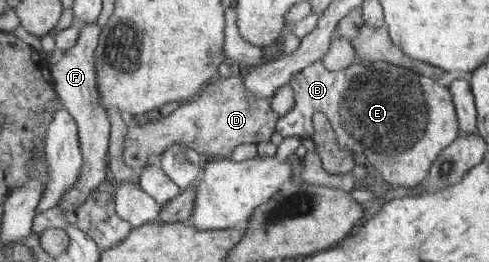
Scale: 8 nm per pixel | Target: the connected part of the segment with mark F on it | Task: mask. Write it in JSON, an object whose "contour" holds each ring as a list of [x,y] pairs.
{"contour":[[[86,23],[80,26],[80,38],[77,43],[64,51],[62,60],[51,64],[51,73],[55,78],[55,89],[65,109],[74,117],[78,124],[79,143],[82,151],[82,168],[77,183],[66,191],[59,202],[62,209],[77,209],[91,196],[107,177],[107,147],[109,147],[109,121],[102,106],[102,97],[98,89],[98,71],[96,55],[100,43],[101,29],[97,23]]]}

